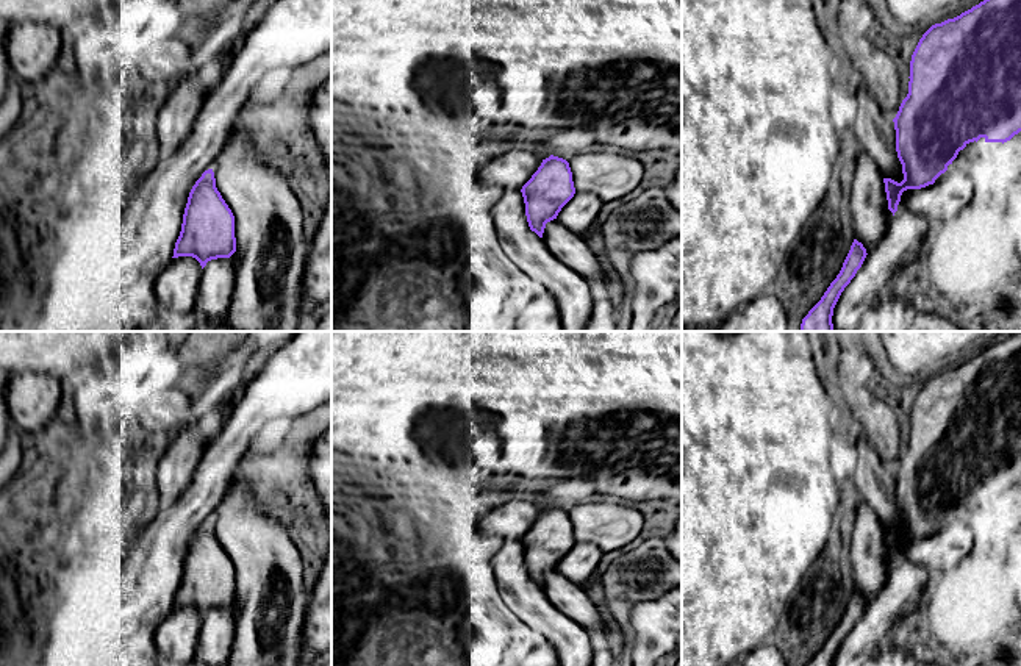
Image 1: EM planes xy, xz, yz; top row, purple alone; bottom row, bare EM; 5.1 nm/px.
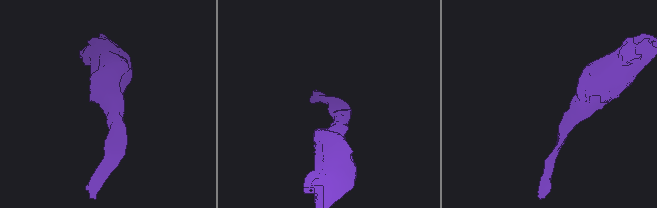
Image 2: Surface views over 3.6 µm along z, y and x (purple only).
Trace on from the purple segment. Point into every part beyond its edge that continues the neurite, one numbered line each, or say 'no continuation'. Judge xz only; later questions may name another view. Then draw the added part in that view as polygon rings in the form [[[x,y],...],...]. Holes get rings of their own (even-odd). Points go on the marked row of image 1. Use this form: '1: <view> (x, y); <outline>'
no continuation

